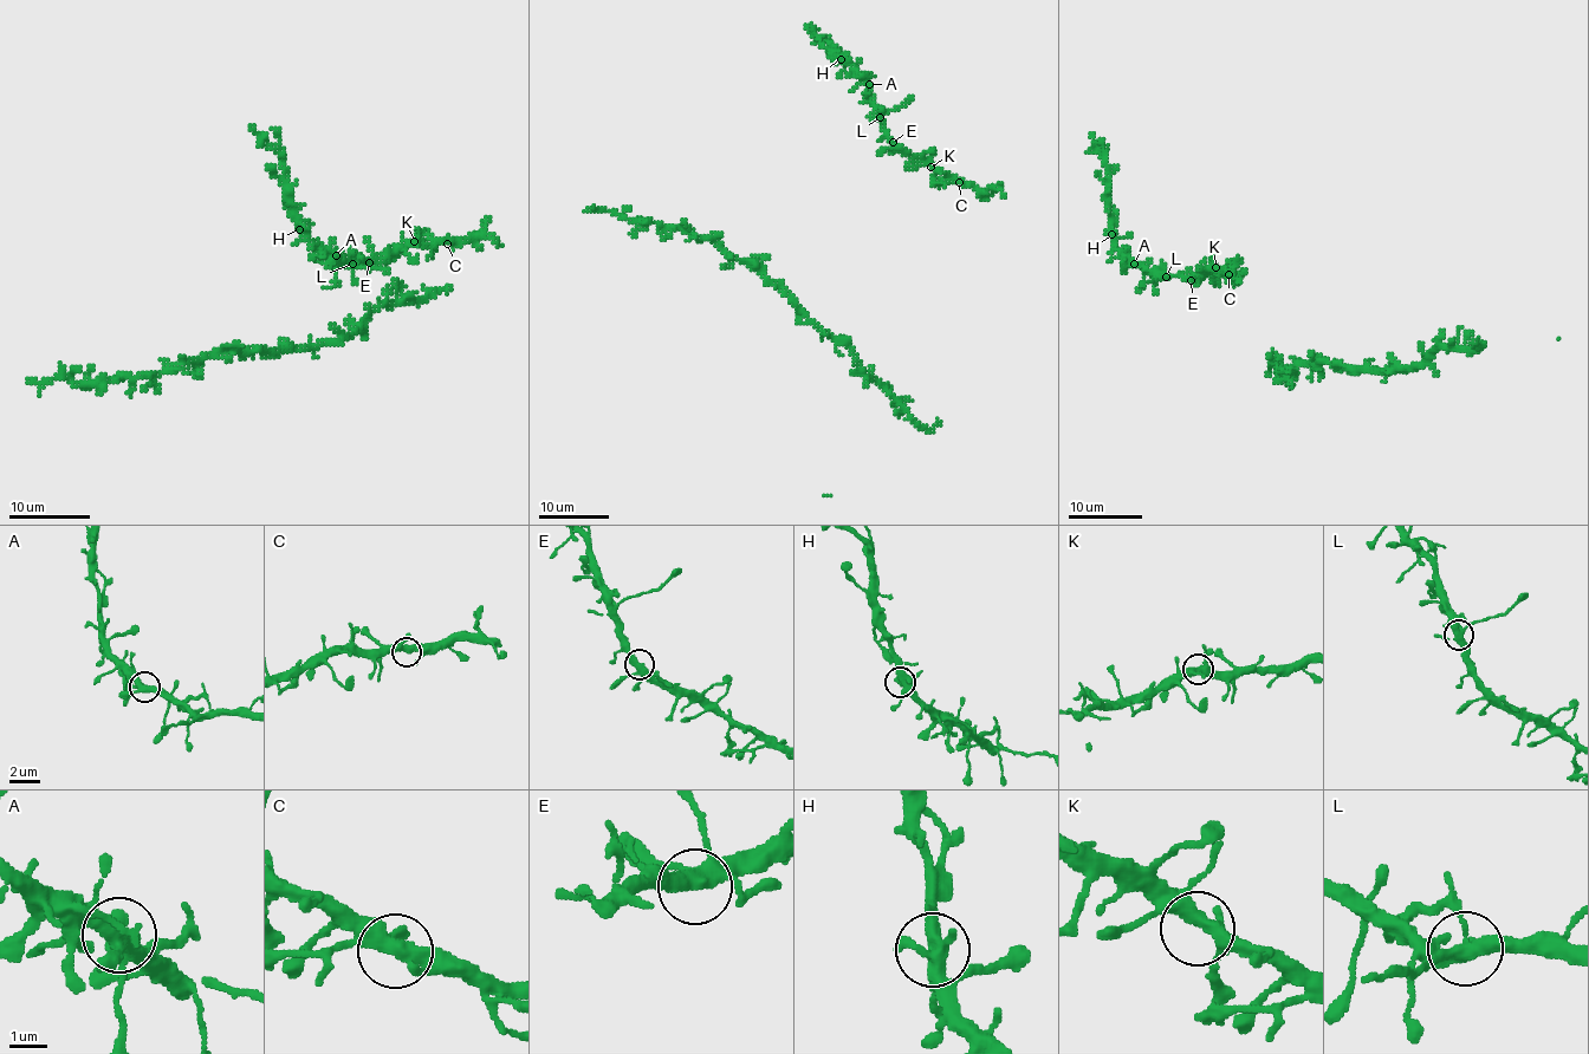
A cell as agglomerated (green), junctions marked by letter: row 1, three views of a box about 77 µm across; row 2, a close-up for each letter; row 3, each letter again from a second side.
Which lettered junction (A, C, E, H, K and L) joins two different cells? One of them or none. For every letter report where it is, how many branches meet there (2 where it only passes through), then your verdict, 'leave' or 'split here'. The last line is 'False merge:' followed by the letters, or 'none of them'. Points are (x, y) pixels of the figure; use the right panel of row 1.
A: place (1134, 264); branches 4; leave
C: place (1228, 274); branches 4; leave
E: place (1191, 280); branches 4; leave
H: place (1111, 234); branches 5; leave
K: place (1215, 267); branches 5; leave
L: place (1166, 277); branches 5; split here
False merge: L

